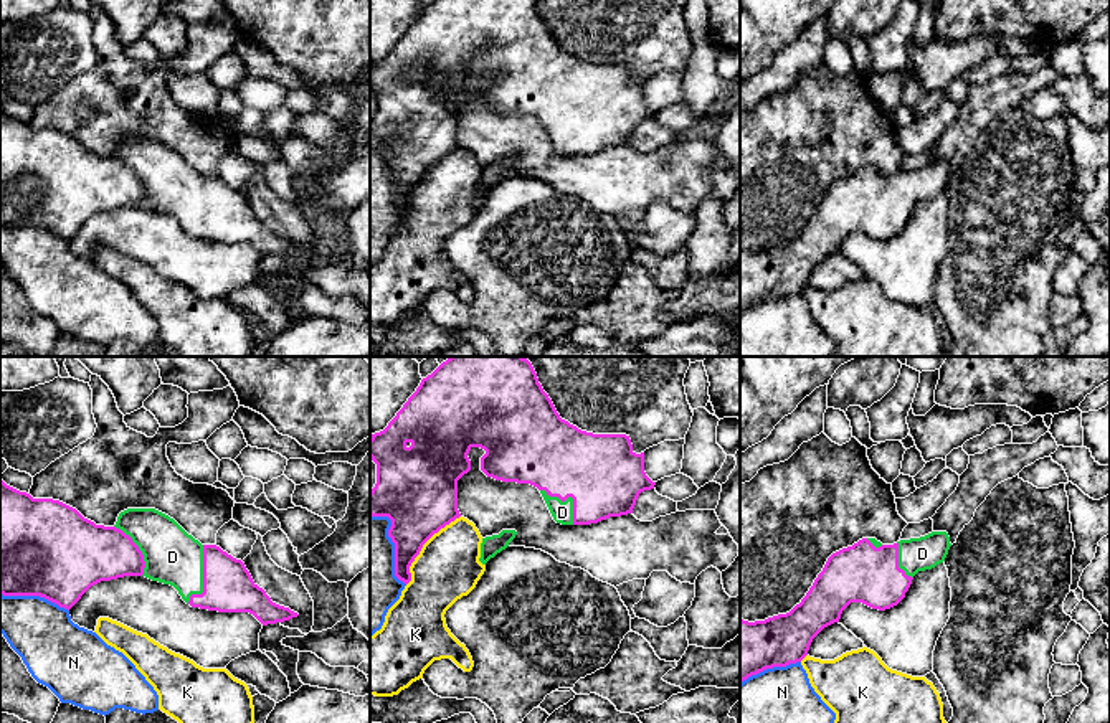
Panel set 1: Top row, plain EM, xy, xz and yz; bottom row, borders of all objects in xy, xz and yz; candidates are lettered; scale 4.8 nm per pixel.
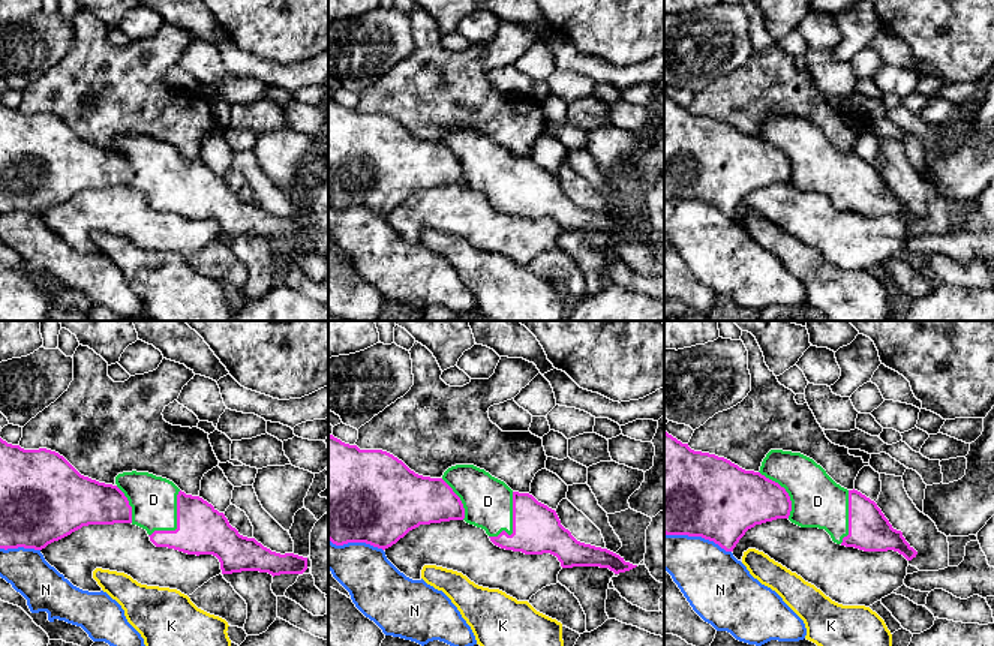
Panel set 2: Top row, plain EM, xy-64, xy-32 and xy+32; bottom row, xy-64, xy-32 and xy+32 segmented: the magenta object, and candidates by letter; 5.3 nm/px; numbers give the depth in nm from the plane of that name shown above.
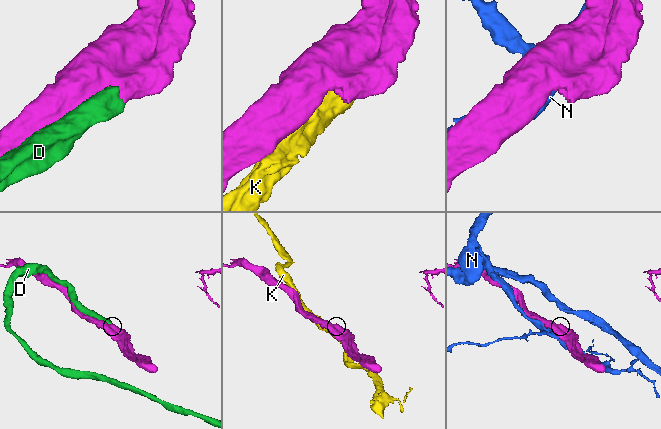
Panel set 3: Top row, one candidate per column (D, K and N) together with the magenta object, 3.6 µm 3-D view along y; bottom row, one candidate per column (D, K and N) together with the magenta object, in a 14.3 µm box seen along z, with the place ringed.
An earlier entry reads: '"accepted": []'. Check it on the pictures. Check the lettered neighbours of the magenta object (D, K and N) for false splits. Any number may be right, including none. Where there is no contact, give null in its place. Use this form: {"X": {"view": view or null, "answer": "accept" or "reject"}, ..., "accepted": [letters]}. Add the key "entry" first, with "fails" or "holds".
{"entry": "fails", "D": {"view": "xy", "answer": "accept"}, "K": {"view": "xz", "answer": "reject"}, "N": {"view": "xy", "answer": "reject"}, "accepted": ["D"]}

